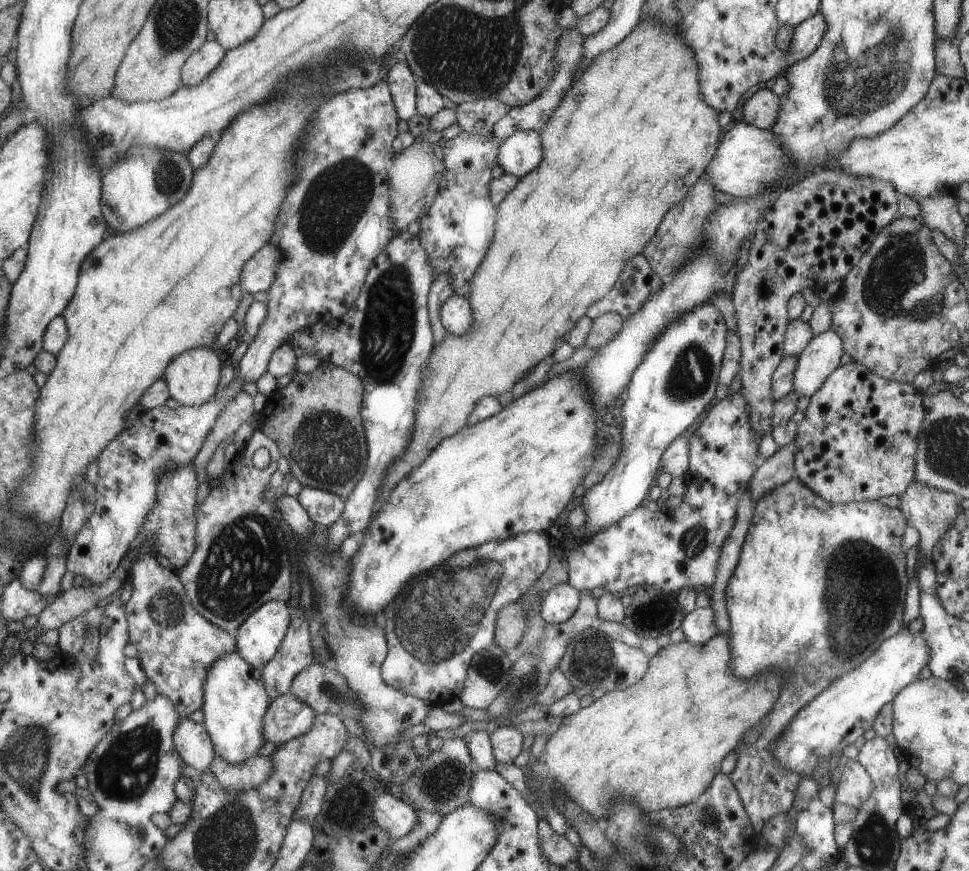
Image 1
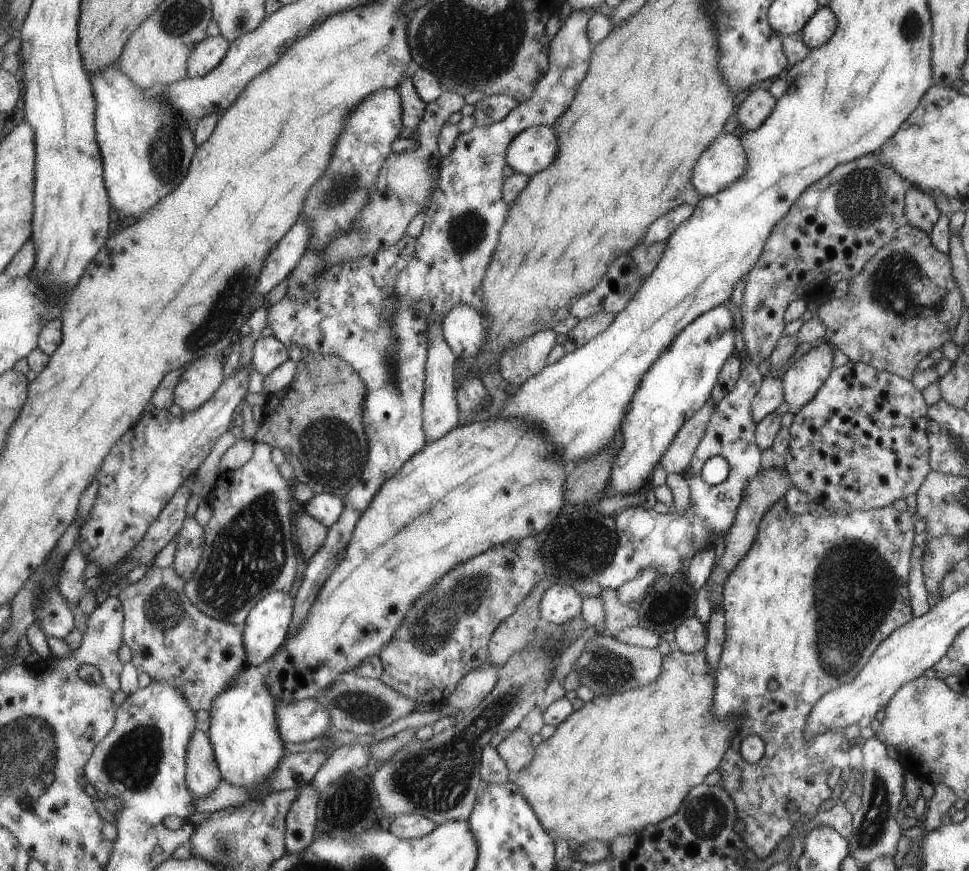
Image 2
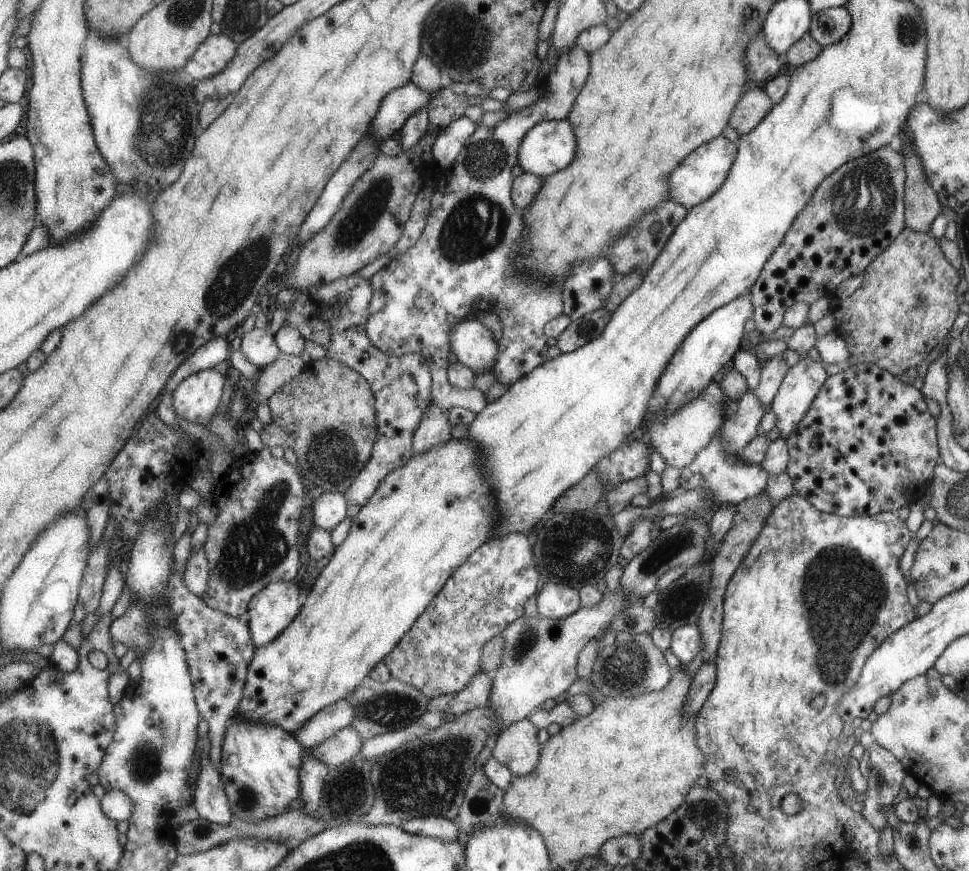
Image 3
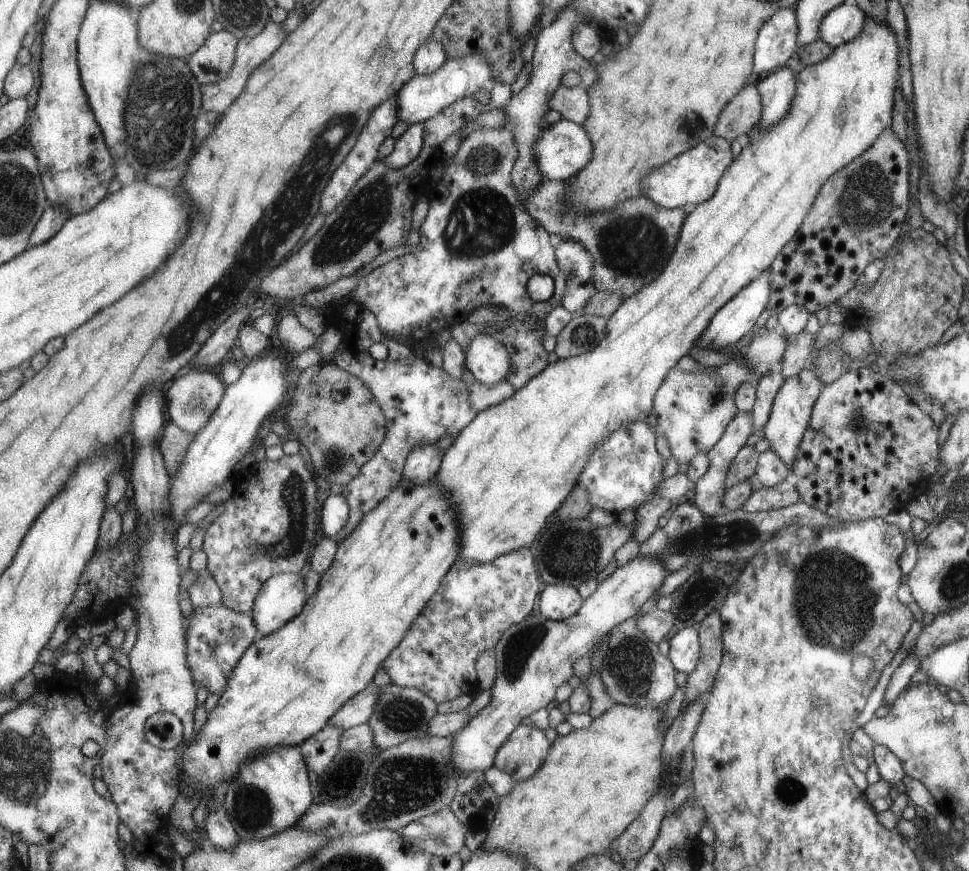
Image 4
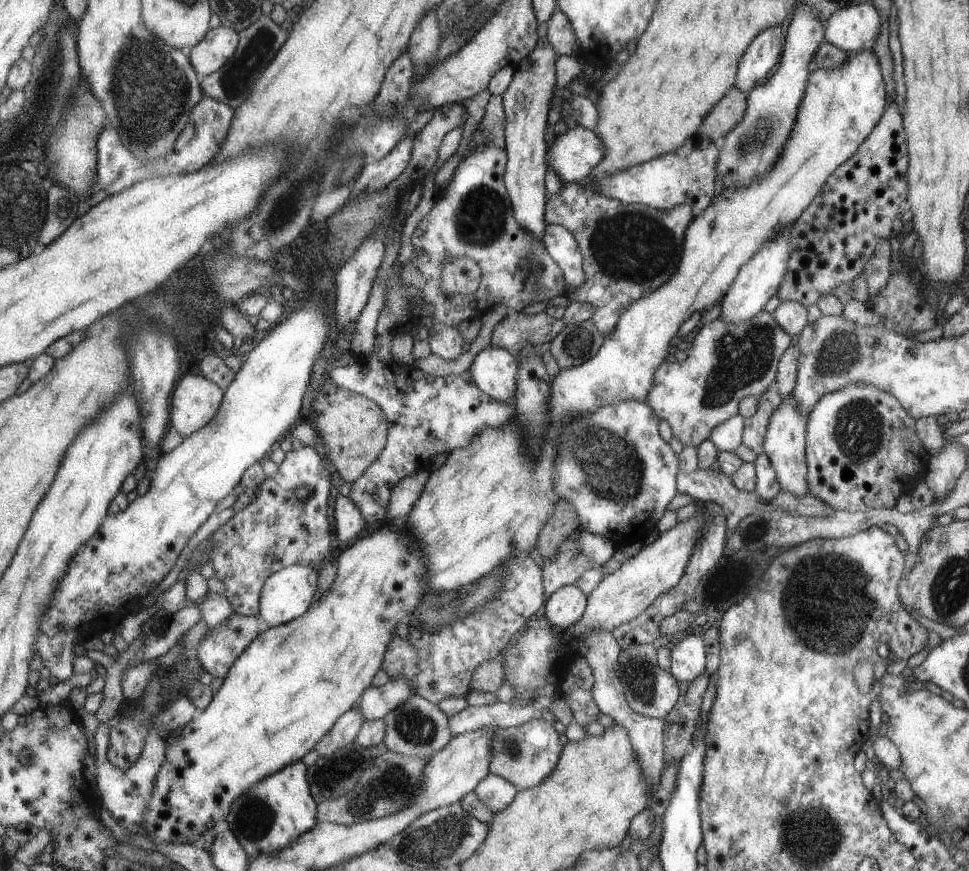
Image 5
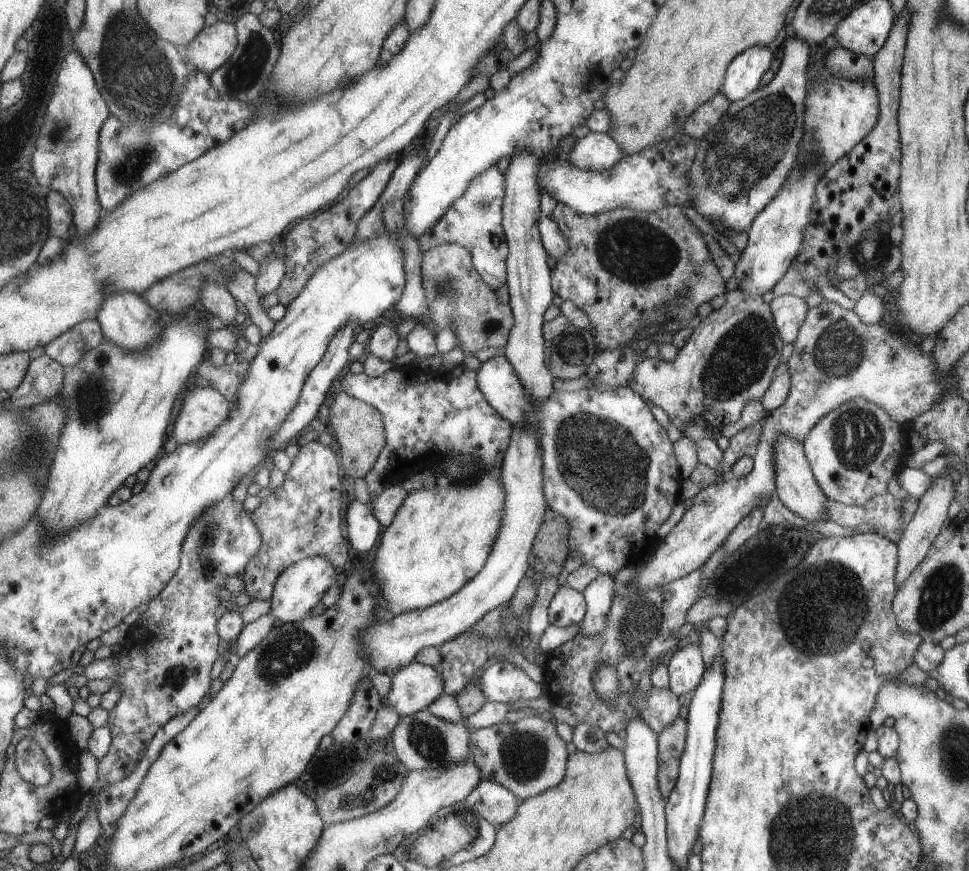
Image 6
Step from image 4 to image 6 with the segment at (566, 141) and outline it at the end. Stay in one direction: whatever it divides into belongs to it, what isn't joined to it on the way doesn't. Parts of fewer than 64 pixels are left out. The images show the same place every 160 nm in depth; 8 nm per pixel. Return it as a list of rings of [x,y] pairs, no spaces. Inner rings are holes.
[[[590,132],[584,137],[575,140],[575,144],[566,157],[569,164],[575,168],[589,171],[603,171],[607,168],[614,167],[621,159],[624,158],[624,152],[608,133]]]

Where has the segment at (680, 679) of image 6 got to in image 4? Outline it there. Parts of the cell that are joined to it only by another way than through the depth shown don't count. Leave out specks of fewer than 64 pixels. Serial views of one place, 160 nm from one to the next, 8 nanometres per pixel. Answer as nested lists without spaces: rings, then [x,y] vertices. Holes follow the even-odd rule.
[[[691,627],[675,632],[669,642],[667,657],[679,673],[689,675],[697,666],[700,643],[698,633]]]

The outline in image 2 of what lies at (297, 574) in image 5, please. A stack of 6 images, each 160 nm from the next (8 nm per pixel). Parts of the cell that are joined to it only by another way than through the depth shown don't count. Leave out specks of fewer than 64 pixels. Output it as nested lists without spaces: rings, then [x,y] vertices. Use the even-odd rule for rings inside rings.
[[[273,592],[265,596],[246,622],[245,648],[248,653],[248,663],[255,667],[264,667],[288,640],[293,622],[293,614],[296,606],[296,598],[291,598],[287,592]]]

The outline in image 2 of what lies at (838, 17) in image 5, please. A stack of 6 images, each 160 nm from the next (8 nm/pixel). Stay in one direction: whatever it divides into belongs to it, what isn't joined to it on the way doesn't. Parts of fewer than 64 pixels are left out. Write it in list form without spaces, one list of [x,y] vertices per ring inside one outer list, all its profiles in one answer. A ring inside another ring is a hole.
[[[827,5],[819,7],[819,10],[800,30],[803,43],[811,50],[828,43],[836,31],[837,16]]]

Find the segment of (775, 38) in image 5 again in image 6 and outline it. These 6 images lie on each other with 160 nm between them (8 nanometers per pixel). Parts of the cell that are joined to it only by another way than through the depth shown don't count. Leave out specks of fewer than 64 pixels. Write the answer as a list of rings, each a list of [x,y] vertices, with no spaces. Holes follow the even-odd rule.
[[[754,45],[741,52],[725,72],[724,83],[720,87],[723,98],[734,102],[756,91],[759,78],[769,68],[769,62],[771,52],[767,45]]]

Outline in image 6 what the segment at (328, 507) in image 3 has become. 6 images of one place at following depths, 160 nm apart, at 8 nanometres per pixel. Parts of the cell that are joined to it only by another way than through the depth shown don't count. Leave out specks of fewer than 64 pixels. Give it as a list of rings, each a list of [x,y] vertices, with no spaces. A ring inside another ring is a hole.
[[[351,499],[346,527],[350,545],[358,557],[364,557],[377,544],[382,525],[373,516],[369,504],[365,506],[363,502]]]

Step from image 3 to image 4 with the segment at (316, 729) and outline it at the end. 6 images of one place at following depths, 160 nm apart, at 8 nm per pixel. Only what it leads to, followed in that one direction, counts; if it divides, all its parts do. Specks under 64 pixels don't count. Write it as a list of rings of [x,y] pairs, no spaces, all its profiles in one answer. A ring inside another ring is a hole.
[[[372,681],[365,690],[353,696],[343,708],[335,712],[335,716],[329,720],[330,726],[339,726],[339,728],[351,729],[355,726],[367,723],[369,718],[375,712],[375,706],[381,698],[381,686],[377,686]]]

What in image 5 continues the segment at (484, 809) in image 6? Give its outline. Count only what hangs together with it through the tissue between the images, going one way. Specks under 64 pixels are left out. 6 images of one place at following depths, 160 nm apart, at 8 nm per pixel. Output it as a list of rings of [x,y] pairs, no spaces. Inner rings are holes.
[[[490,773],[485,780],[475,788],[475,794],[481,802],[485,802],[493,814],[503,812],[513,804],[519,794],[519,788],[505,778]]]

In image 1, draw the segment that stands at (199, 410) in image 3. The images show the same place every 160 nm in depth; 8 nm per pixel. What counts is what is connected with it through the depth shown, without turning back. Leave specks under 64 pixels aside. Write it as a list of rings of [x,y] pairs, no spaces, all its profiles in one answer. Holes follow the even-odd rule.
[[[195,347],[182,352],[172,363],[164,370],[163,378],[167,381],[172,398],[180,402],[181,405],[188,407],[202,406],[209,402],[217,392],[219,380],[221,380],[221,370],[223,362],[217,356],[217,352],[210,347]]]

